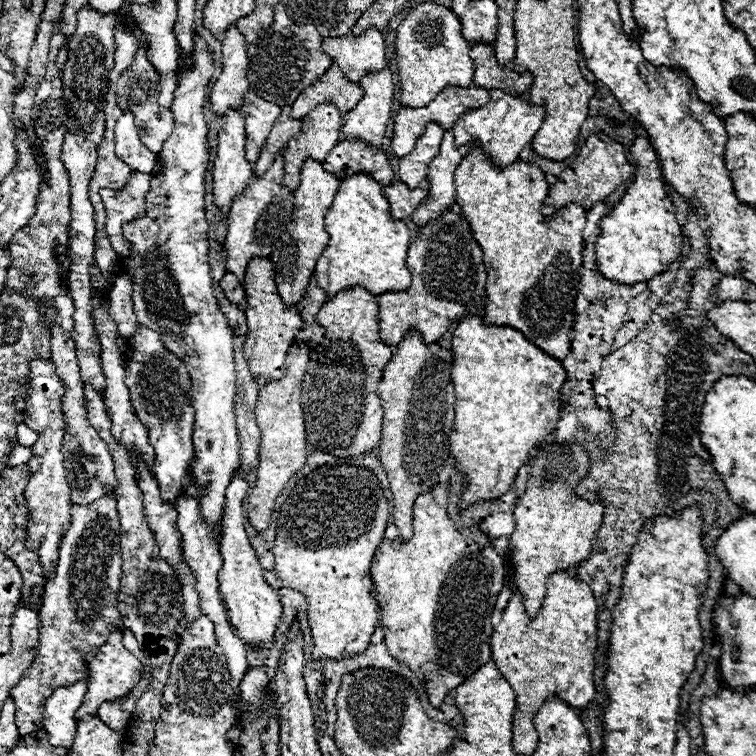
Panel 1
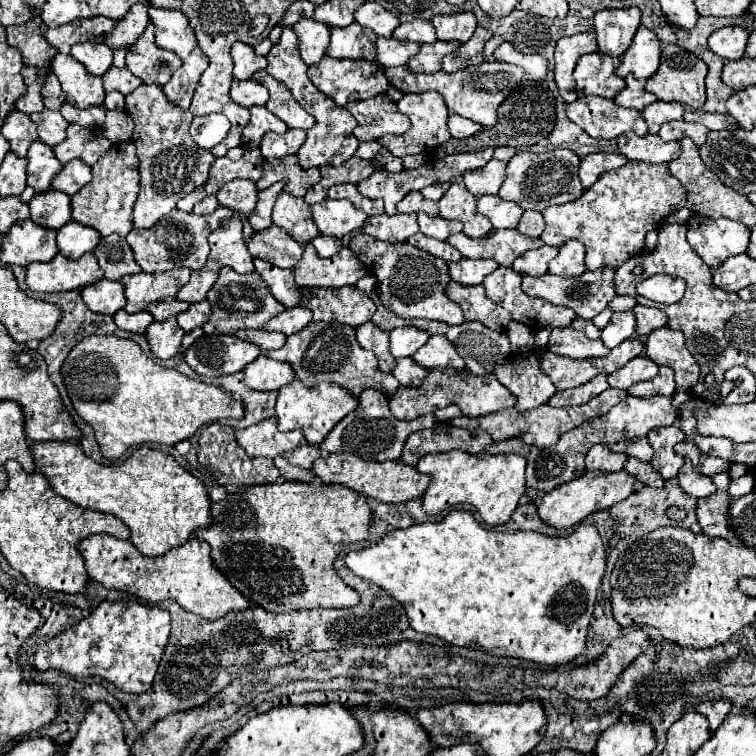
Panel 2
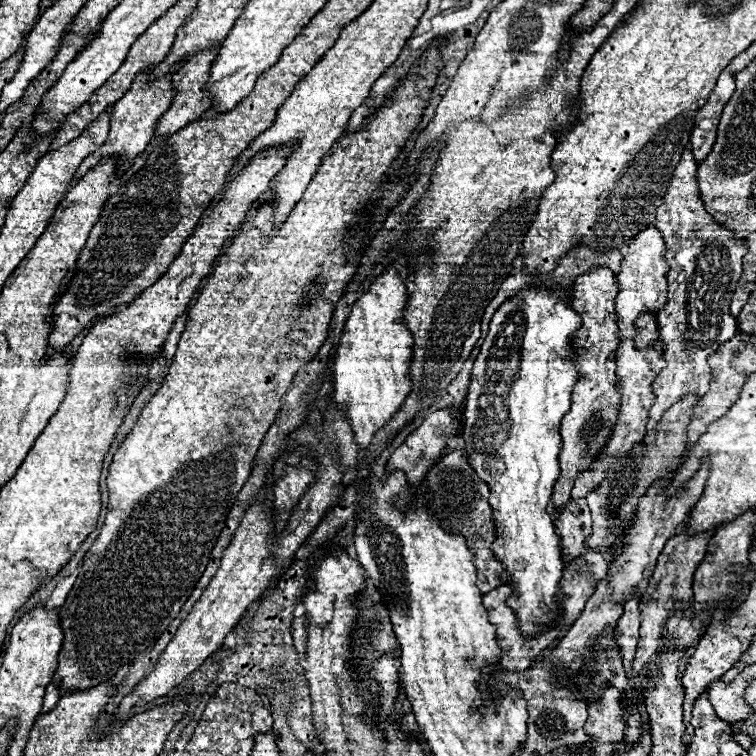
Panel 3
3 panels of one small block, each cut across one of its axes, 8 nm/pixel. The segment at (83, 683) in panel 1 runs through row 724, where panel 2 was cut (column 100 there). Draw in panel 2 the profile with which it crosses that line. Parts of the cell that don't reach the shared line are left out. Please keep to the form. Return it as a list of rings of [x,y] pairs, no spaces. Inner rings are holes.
[[[82,42],[74,44],[70,56],[86,66],[86,70],[94,76],[102,76],[112,66],[112,50],[100,42]]]

